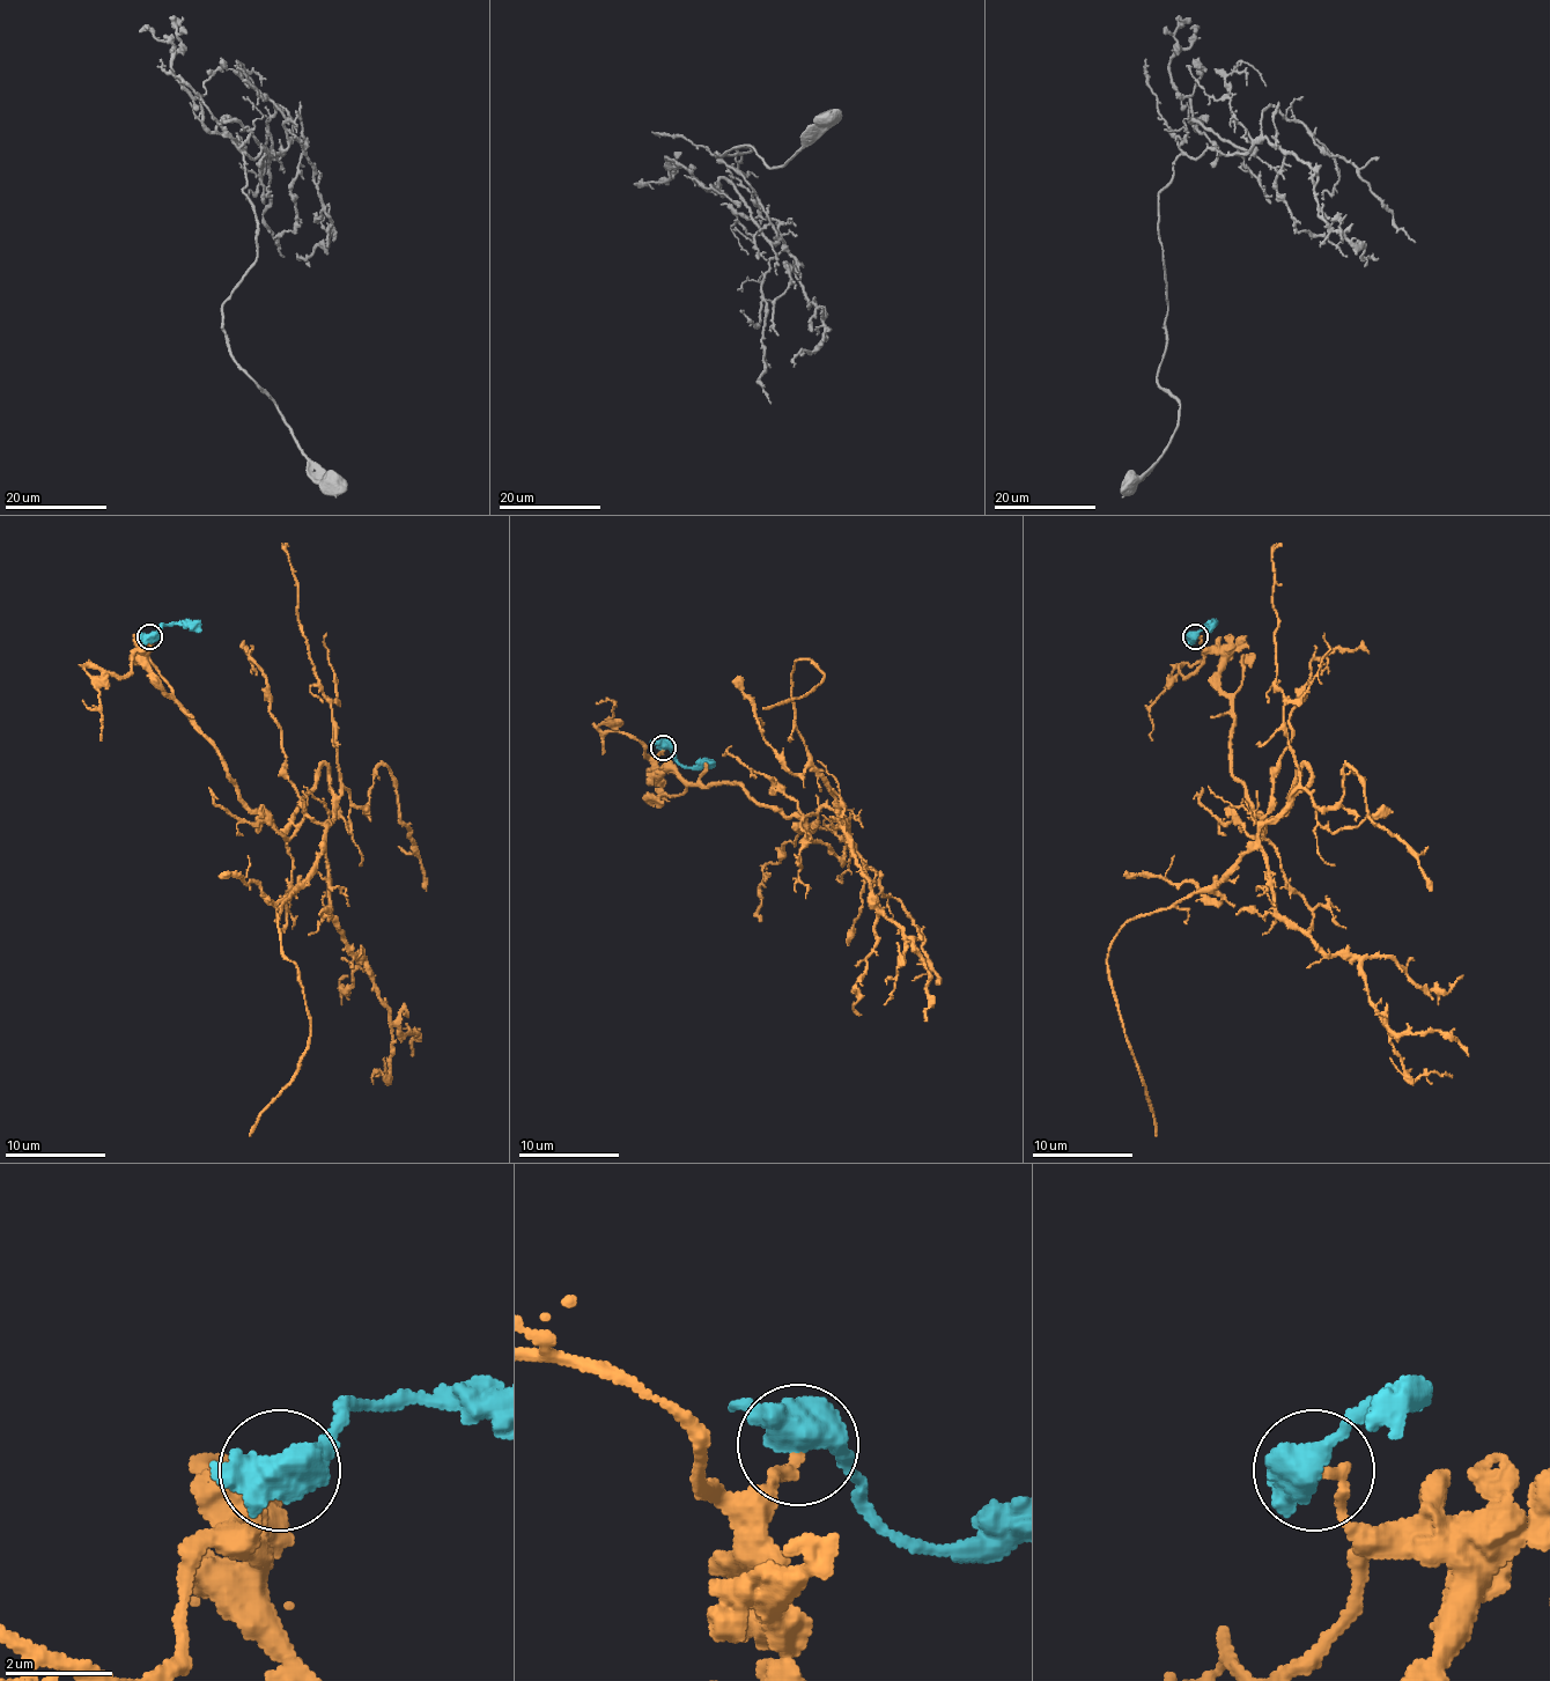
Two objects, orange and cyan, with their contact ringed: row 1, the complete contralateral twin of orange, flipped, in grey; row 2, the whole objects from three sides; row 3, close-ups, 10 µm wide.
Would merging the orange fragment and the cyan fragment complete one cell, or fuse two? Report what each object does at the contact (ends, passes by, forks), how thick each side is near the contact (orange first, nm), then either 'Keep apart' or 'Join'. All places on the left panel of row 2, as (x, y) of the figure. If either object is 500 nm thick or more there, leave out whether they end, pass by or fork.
Thickness 240 nm (orange) against 650 nm. Join

